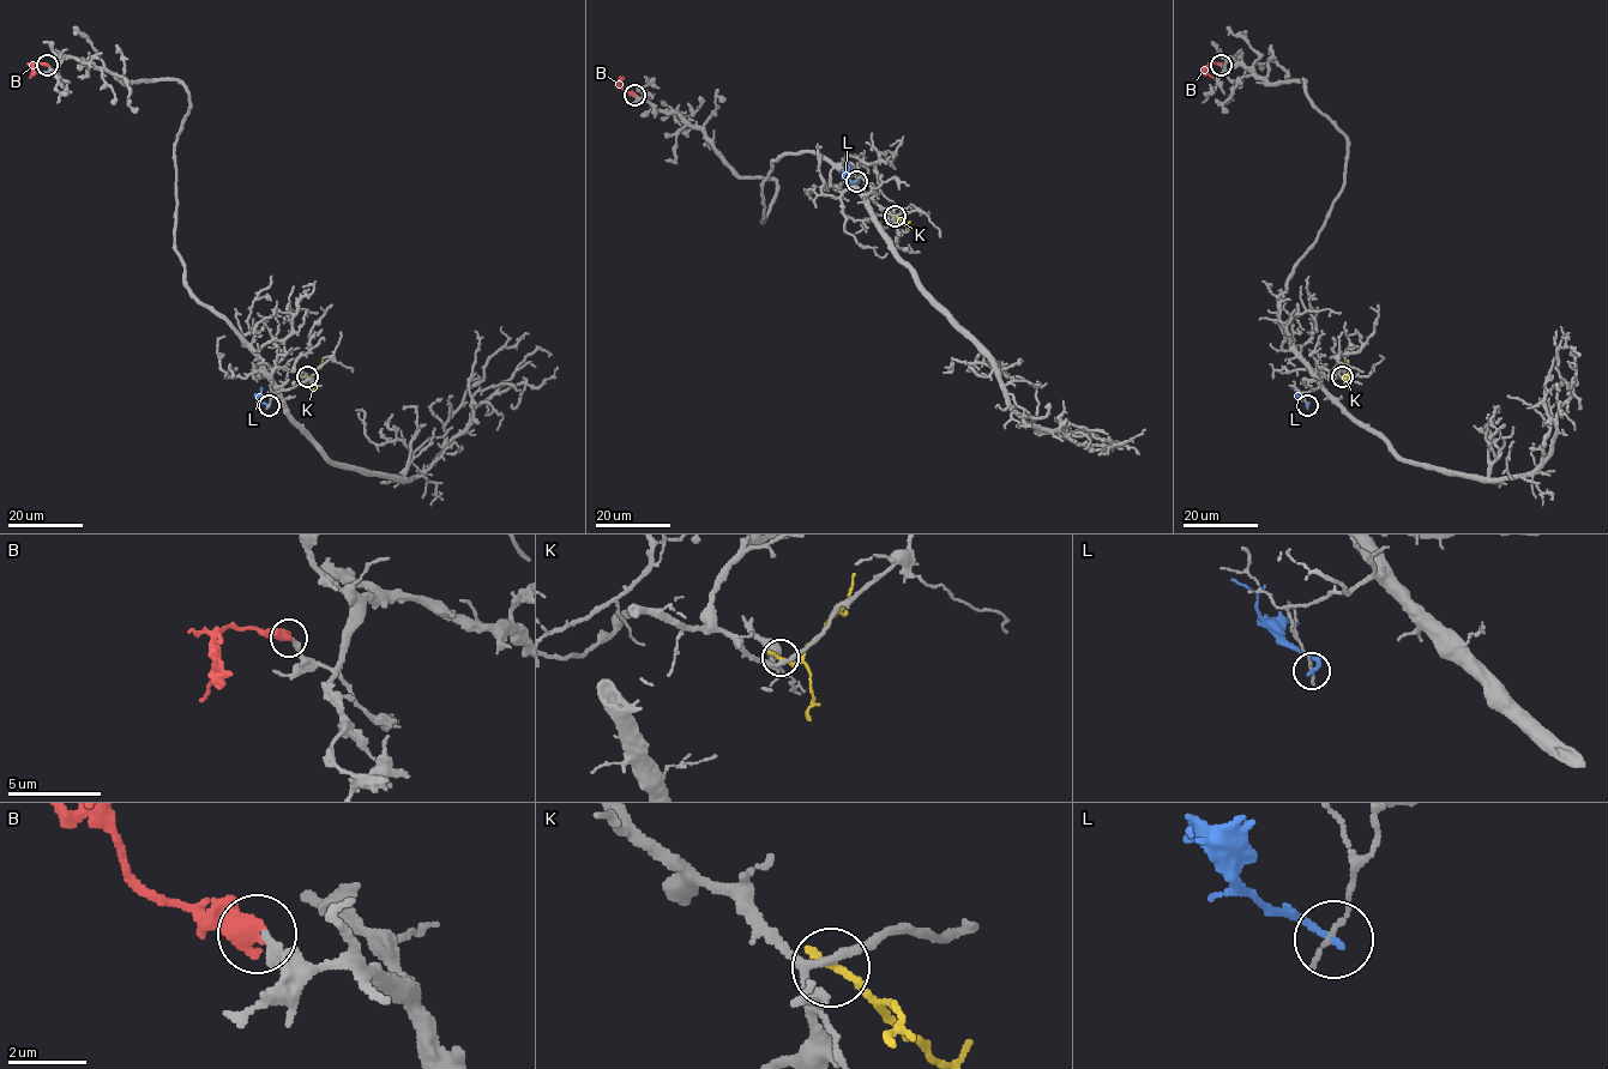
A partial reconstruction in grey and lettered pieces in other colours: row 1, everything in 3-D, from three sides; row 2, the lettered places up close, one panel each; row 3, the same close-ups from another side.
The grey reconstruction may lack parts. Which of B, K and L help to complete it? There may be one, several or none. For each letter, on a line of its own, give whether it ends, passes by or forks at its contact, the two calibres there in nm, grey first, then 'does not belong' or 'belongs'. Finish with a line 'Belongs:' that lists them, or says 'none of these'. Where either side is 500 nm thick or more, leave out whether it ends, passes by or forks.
B: 280 nm thick on the grey side, 550 nm on the other; belongs
K: it ends there; 190 nm thick on the grey side, 220 nm on the other; does not belong
L: it ends there; 130 nm thick on the grey side, 180 nm on the other; does not belong
Belongs: B

